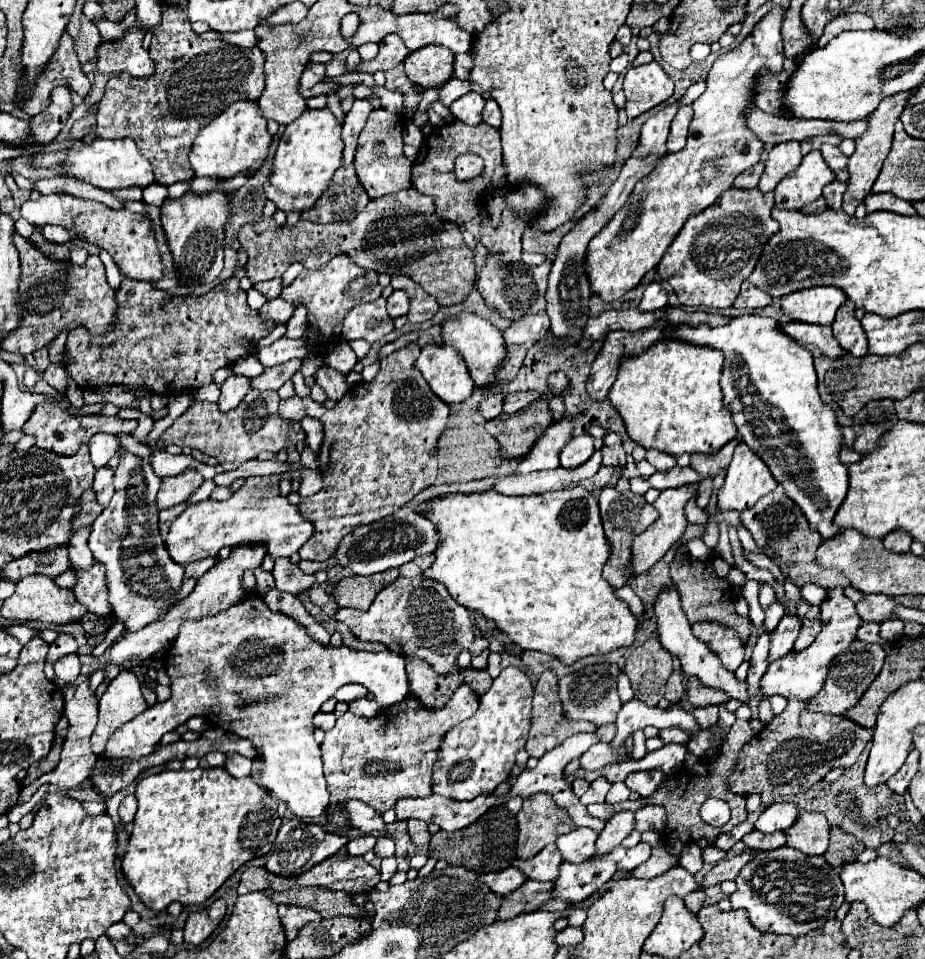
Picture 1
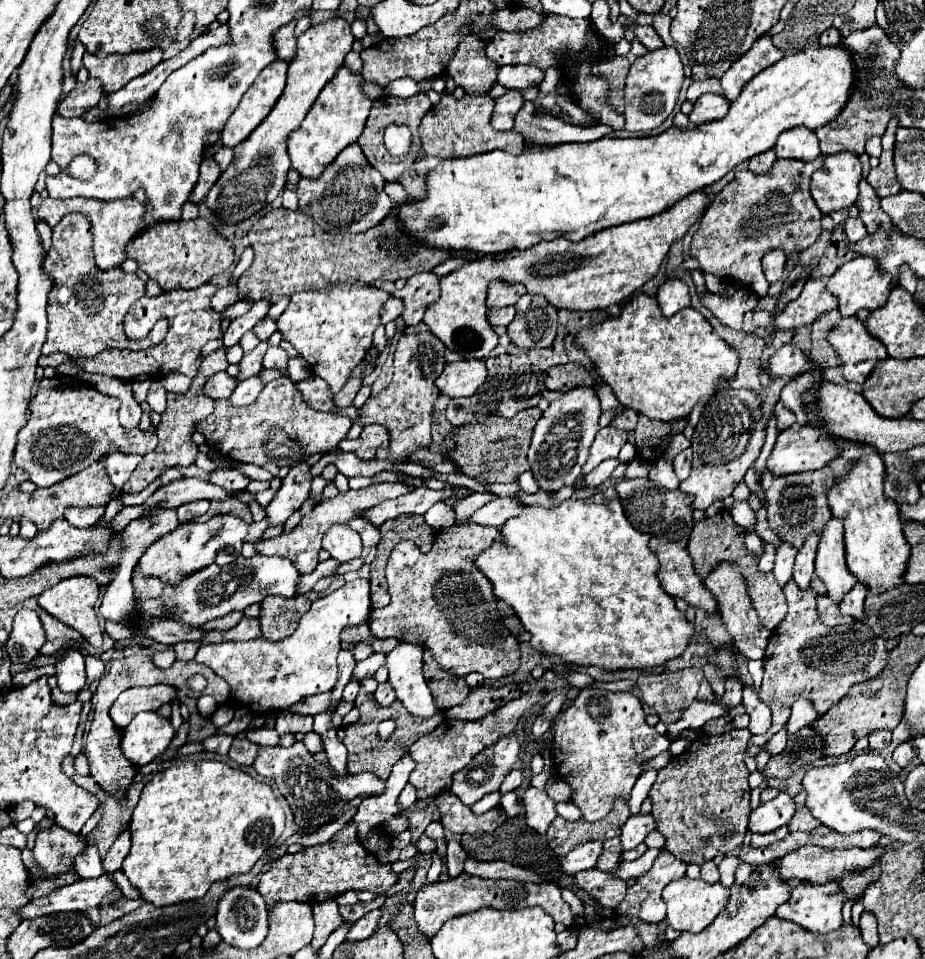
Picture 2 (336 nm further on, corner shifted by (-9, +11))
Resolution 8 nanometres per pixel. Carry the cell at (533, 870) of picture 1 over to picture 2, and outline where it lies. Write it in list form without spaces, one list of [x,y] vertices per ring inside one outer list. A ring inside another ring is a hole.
[[[618,837],[604,841],[604,849],[602,849],[602,855],[598,857],[596,869],[612,873],[620,863],[620,853],[622,853],[622,847],[620,847],[620,839]]]

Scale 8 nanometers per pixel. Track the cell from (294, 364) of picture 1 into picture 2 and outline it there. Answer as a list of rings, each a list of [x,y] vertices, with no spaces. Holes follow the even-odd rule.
[[[254,375],[250,379],[244,379],[238,383],[238,387],[234,389],[234,393],[230,395],[230,403],[234,403],[236,407],[244,407],[244,405],[250,405],[256,401],[256,397],[260,395],[264,387],[264,381],[262,381],[262,375]]]

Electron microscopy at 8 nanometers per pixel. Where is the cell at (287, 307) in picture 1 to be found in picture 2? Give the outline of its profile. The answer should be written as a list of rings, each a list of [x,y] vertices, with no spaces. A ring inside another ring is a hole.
[[[262,341],[262,343],[258,343],[258,347],[254,351],[246,353],[242,357],[242,361],[240,361],[240,375],[236,377],[238,381],[240,379],[248,379],[248,377],[252,377],[252,375],[256,375],[256,373],[262,371],[262,357],[264,357],[264,353],[266,353],[268,347],[270,347],[270,343]]]

